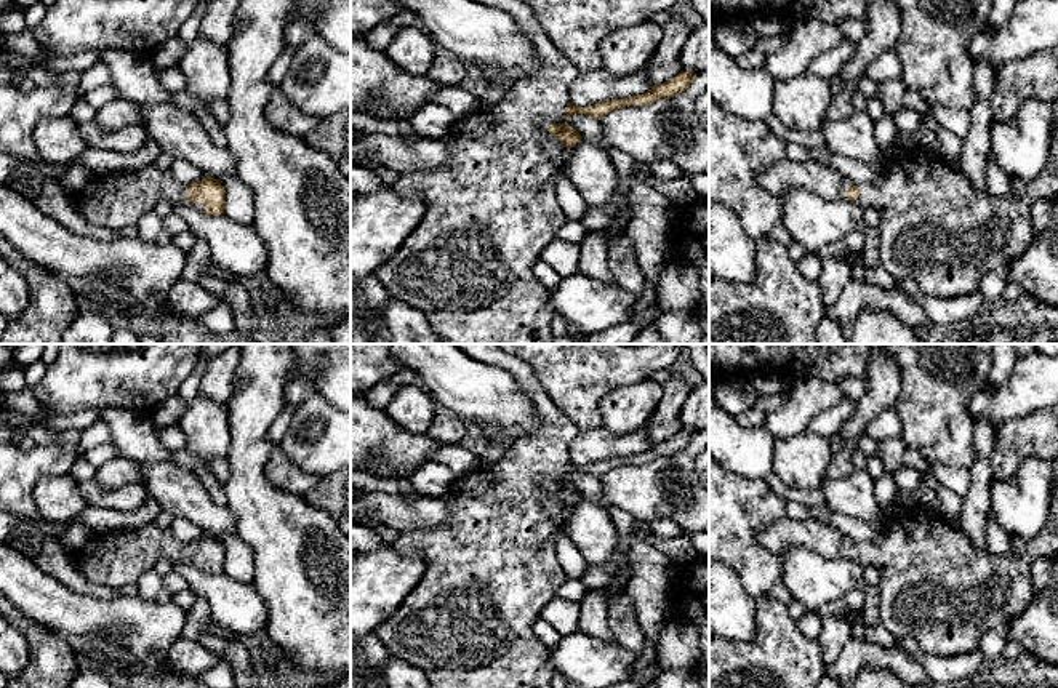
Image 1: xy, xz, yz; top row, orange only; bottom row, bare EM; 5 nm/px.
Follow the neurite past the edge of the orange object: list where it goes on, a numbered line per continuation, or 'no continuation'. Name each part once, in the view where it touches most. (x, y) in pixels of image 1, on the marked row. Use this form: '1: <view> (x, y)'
1: xy (114, 200)

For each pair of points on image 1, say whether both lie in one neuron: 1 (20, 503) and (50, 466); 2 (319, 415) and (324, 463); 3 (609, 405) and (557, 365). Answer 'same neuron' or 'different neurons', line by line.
1: same neuron
2: same neuron
3: different neurons

